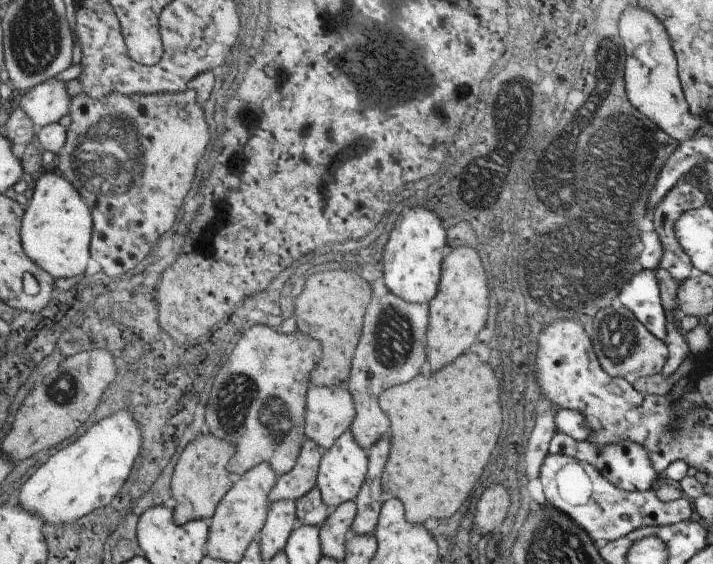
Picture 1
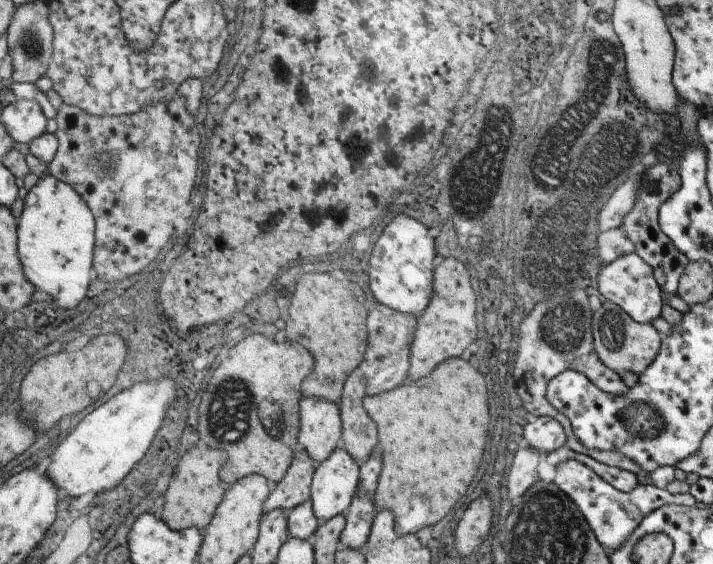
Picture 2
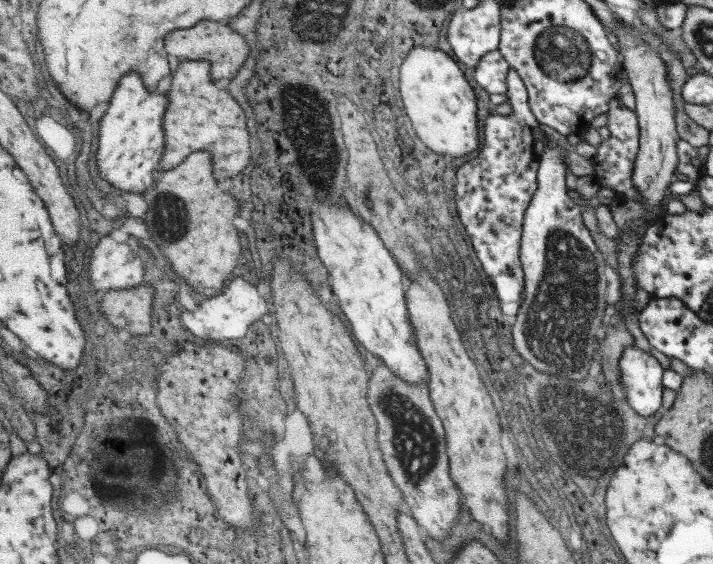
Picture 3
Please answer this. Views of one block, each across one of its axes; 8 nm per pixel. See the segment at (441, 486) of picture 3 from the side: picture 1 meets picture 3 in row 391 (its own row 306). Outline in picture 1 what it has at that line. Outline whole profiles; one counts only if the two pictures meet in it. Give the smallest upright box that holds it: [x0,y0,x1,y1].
[347,292,429,452]

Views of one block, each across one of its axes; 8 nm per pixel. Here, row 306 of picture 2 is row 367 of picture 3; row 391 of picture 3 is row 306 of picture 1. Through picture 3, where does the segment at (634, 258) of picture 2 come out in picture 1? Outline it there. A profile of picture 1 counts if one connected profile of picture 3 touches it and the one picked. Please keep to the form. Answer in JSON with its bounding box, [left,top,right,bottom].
[617,270,665,340]

